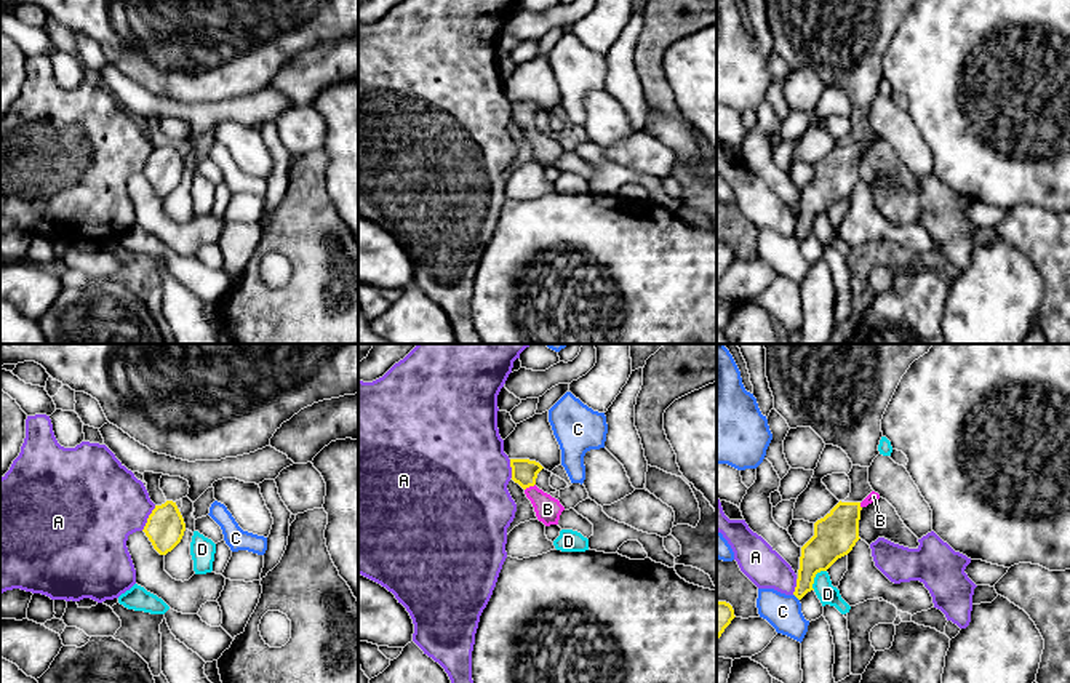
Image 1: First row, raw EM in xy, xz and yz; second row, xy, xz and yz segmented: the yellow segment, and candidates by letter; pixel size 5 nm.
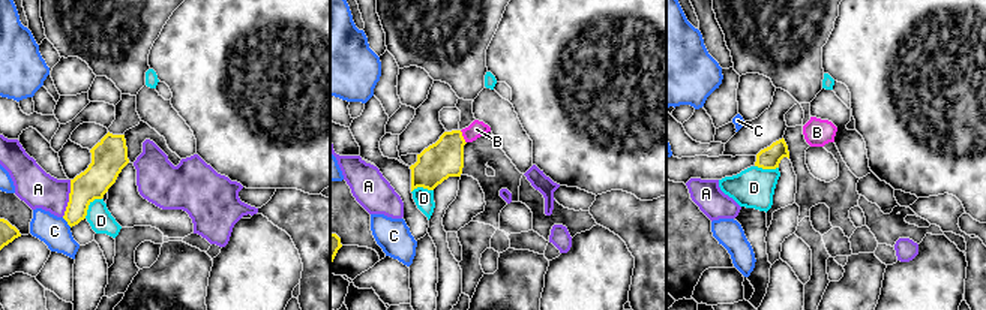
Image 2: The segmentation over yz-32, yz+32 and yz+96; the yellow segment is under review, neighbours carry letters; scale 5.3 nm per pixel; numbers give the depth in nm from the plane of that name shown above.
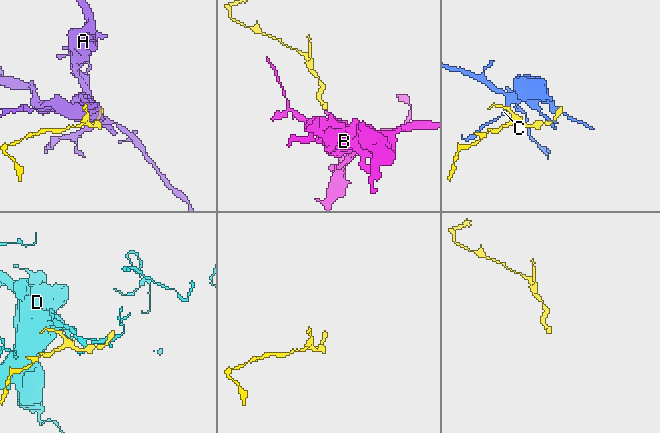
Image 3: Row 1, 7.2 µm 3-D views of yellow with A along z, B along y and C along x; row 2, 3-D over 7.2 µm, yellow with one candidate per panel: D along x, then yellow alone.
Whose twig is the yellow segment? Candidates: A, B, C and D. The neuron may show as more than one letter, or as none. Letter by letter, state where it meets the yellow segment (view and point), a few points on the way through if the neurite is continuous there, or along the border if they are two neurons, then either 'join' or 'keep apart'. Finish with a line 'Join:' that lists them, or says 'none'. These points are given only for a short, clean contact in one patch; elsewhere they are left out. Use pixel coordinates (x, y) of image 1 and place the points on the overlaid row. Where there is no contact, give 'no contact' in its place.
A: contact xy (147, 519); keep apart
B: contact xz (530, 485); way xz (525, 472), (530, 485), (547, 509); join
C: contact yz (795, 595); border yz (794, 594), (798, 600); keep apart
D: contact yz (814, 576); keep apart
Join: B

